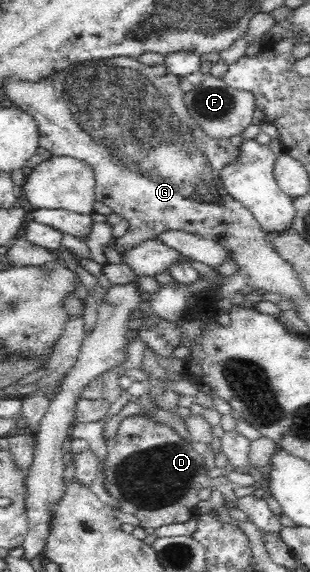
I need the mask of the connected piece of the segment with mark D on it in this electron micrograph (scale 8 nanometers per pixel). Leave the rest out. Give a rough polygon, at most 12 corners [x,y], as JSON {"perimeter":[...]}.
{"perimeter":[[146,415],[104,439],[104,483],[144,529],[211,488],[201,448]]}

